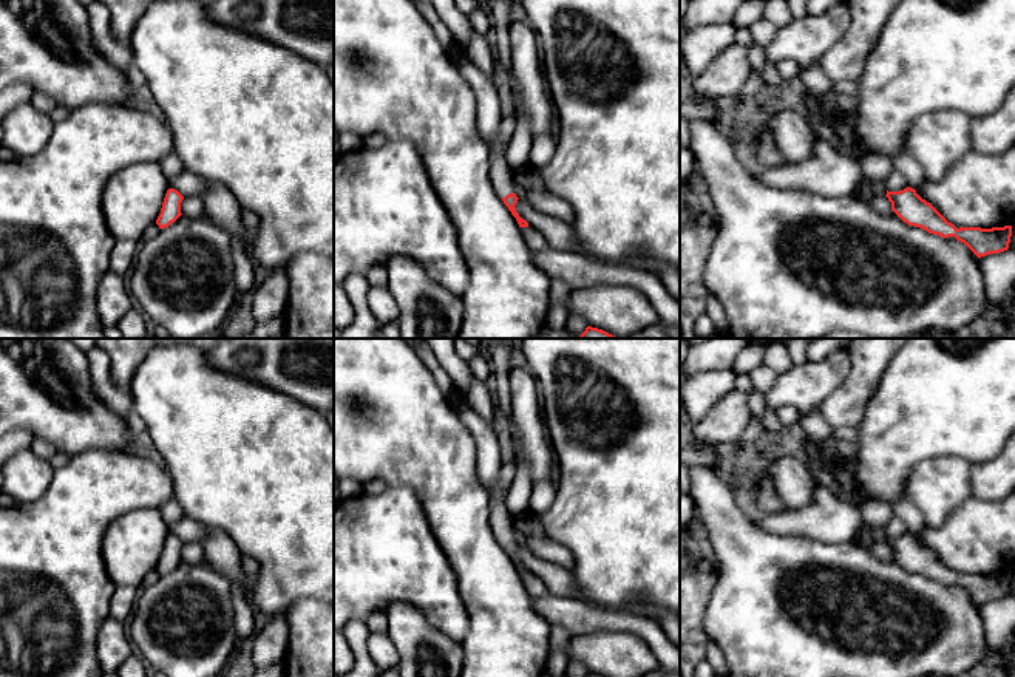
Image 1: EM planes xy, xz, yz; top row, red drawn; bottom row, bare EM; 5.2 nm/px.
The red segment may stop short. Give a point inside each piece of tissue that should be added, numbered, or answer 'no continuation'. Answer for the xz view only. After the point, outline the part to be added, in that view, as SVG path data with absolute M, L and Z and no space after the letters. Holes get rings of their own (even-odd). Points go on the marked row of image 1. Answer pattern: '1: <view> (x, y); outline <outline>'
1: xz (488, 116); outline M454 42L456 66L476 96L476 125L490 151L490 179L496 193L505 198L514 193L513 172L505 161L505 144L499 134L501 102L491 79L470 59L467 46Z

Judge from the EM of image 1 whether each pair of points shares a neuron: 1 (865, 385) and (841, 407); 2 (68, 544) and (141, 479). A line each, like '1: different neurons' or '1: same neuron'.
1: same neuron
2: same neuron

